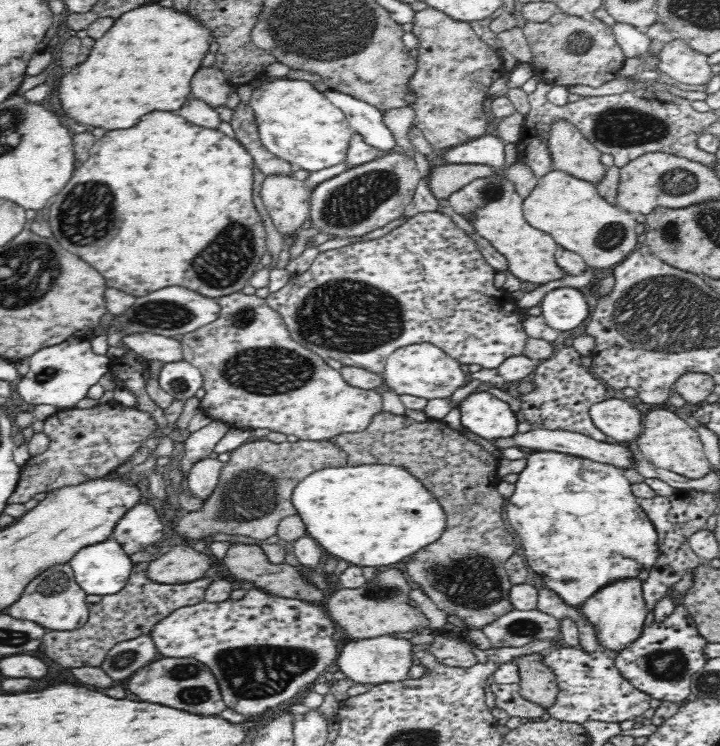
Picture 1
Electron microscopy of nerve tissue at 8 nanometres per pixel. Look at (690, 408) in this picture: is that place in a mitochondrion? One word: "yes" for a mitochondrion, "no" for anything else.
no

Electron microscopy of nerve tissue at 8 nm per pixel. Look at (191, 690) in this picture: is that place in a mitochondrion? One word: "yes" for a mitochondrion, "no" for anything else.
yes

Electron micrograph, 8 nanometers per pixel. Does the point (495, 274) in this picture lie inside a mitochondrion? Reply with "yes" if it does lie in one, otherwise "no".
no

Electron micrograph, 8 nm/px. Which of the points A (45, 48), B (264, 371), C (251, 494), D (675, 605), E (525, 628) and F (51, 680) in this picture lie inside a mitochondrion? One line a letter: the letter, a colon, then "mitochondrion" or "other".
A: other
B: mitochondrion
C: mitochondrion
D: other
E: mitochondrion
F: other

